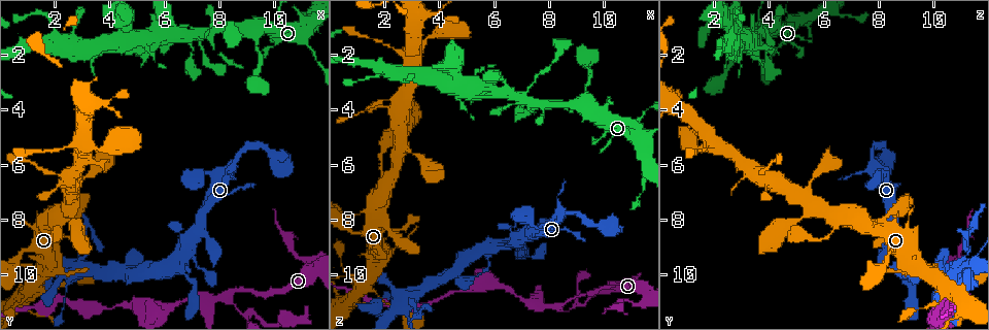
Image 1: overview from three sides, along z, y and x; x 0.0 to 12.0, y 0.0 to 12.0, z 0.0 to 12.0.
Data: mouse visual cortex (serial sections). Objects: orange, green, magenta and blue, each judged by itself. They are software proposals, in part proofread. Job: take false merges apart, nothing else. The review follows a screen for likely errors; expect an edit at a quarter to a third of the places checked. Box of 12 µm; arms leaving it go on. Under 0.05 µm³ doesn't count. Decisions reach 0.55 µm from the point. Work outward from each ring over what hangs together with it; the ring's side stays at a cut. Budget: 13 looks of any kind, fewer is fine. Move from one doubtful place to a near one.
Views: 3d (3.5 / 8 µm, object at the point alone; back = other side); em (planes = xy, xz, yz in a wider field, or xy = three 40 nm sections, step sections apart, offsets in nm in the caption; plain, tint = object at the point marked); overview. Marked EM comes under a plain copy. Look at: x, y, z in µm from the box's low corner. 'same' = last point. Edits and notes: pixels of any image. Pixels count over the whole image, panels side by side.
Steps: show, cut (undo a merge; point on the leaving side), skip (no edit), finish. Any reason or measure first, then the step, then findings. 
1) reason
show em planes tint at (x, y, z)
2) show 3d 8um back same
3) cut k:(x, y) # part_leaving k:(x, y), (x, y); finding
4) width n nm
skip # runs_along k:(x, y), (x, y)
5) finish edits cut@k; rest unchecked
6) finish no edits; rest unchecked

sharp bend
show 3d 3.5um at (3.2, 8.8, 11.2)

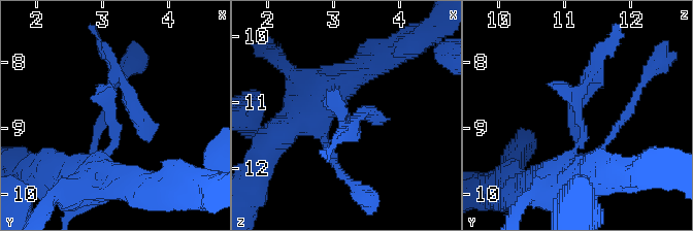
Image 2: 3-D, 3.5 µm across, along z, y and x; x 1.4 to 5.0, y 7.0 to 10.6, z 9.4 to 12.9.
show em xy step 3 tint at (3.20, 8.90, 11.30)

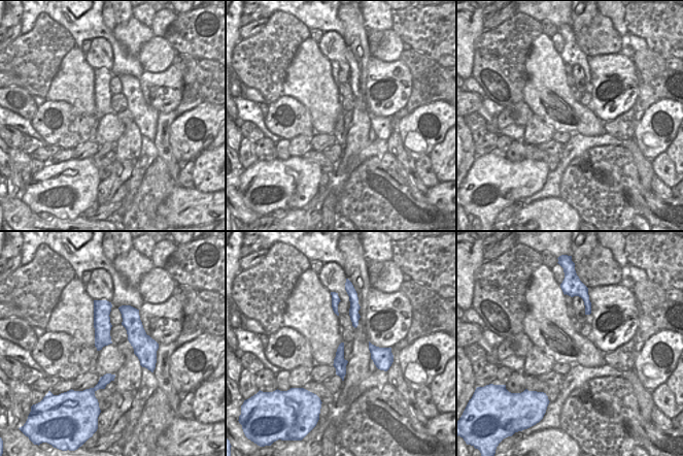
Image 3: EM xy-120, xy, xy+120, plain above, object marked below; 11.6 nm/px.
cut 2:(144, 127) # part_leaving 2:(111, 144), (108, 94), (121, 87), (136, 116); a second cell is stuck on

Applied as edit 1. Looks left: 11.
sharp bend
show 3d 3.5um at (11.3, 9.5, 11.0)

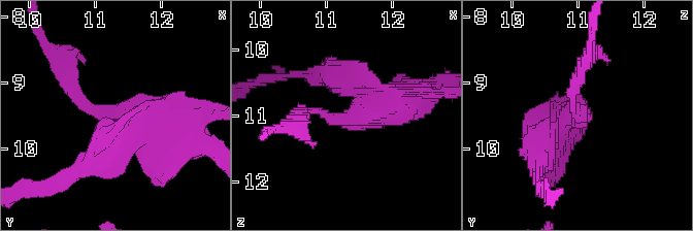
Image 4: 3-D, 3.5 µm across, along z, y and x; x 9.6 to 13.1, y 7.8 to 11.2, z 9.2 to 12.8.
arms 3; arm_widths 150, 350, 350 nm; shape alone is not enough
show em planes tint at (11.35, 9.45, 11.05)

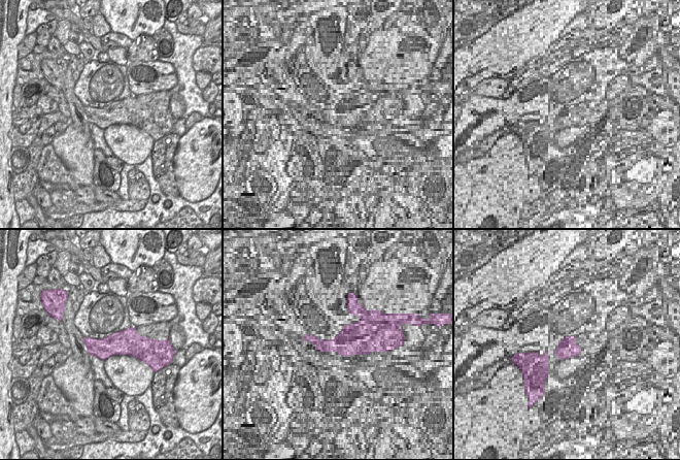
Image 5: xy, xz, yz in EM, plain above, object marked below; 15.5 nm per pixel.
cut 4:(87, 106) # part_leaving 4:(368, 93), (350, 119), (302, 113); two cells meet here

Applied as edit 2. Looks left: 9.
see it whole again
show overview

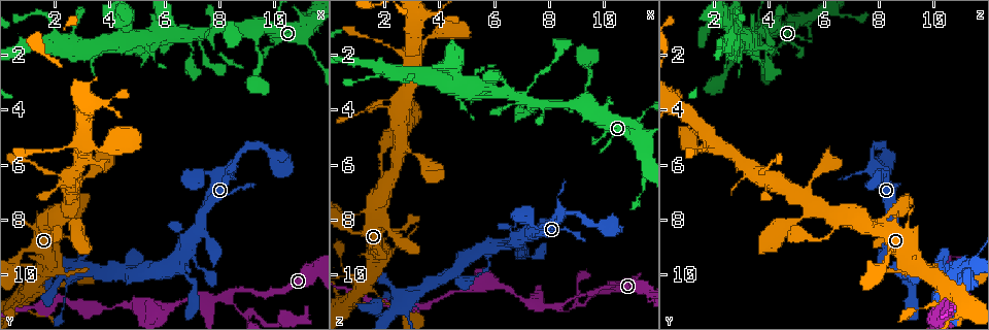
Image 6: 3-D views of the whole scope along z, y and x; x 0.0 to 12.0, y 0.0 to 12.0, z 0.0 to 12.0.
branch point
show 3d 3.5um at (8.3, 10.8, 11.1)

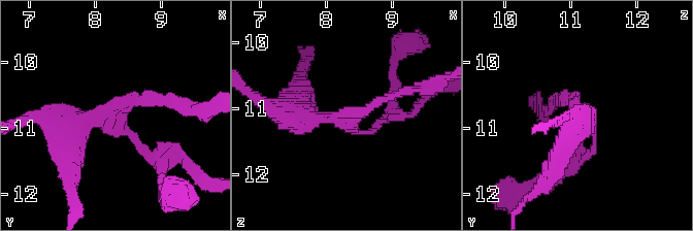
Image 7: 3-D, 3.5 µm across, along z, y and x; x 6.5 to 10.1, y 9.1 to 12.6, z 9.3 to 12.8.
arms 3; arm_widths 100, 150, 350 nm
show em xy step 5 tint at (8.25, 10.70, 11.15)

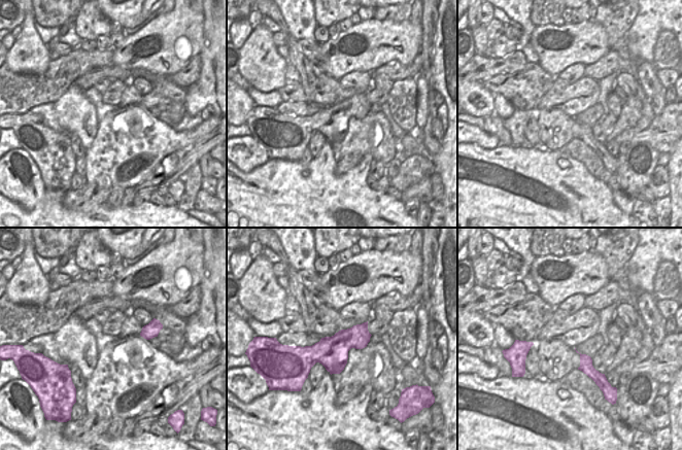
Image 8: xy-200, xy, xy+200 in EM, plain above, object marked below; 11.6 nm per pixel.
width 380 nm
skip # runs_along 7:(398, 91), (341, 118), (278, 112); one cell here

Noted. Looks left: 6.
a narrow waist
show 3d 3.5um back at (7.3, 9.8, 9.3)

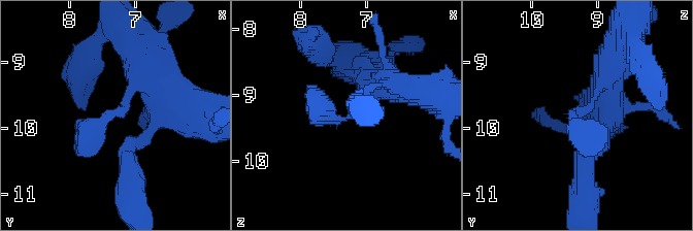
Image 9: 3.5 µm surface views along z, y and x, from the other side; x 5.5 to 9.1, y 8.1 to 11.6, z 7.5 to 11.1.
arm_widths 300, 350 nm; shape alone is not enough
show em xy step 2 tint at (7.30, 9.75, 9.30)

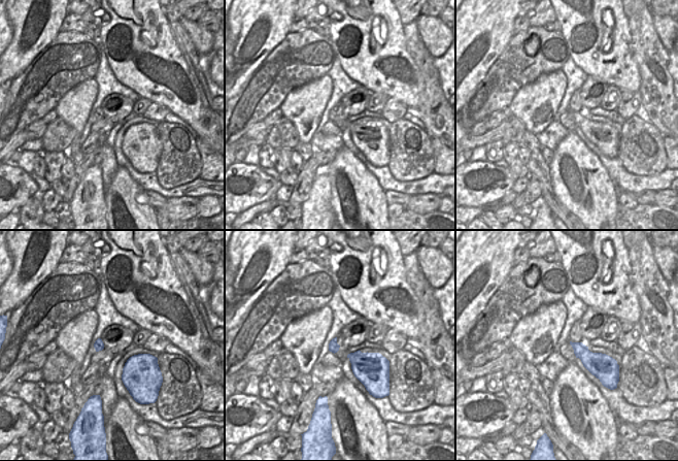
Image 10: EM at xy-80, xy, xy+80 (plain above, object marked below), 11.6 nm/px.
skip # runs_along 9:(152, 78), (75, 147); continuous, no second cell

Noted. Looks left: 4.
thick turns thin
show 3d 3.5um back at (7.2, 1.4, 3.2)

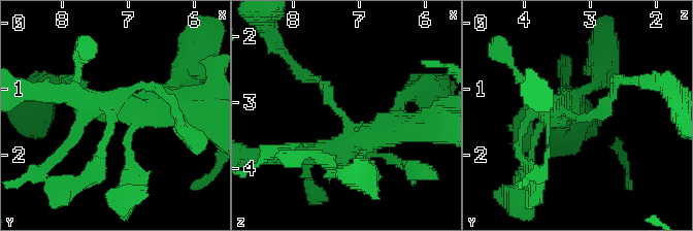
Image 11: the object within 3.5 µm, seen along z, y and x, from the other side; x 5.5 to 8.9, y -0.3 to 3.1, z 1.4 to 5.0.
show em xy step 5 tint at (7.20, 1.40, 3.25)

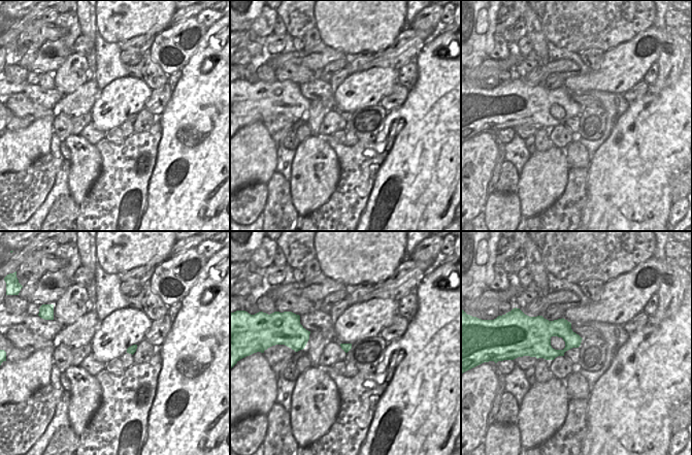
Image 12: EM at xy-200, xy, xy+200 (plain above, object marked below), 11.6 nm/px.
skip # runs_along 11:(536, 97), (584, 120), (613, 88); one cell here

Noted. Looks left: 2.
finish edits cut@2, cut@4; rest unchecked

